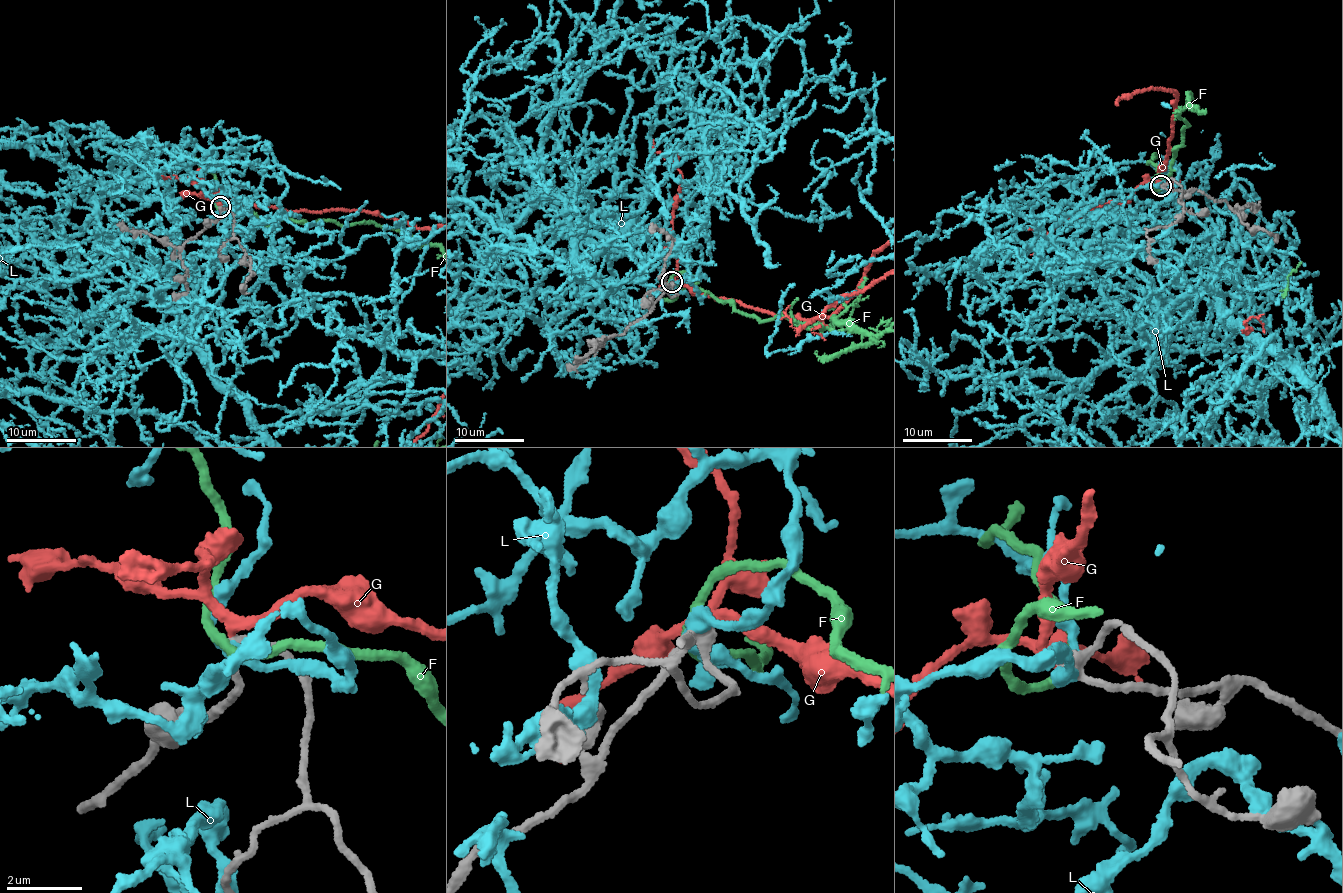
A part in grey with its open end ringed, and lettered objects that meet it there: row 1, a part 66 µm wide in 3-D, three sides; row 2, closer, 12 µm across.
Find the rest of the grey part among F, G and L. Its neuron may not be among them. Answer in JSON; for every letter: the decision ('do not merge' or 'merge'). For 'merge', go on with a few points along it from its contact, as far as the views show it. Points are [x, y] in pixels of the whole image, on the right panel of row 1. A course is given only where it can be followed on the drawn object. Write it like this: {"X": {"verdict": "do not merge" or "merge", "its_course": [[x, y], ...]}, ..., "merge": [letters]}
{"F": {"verdict": "do not merge"}, "G": {"verdict": "merge"}, "L": {"verdict": "do not merge"}, "merge": ["G"]}

